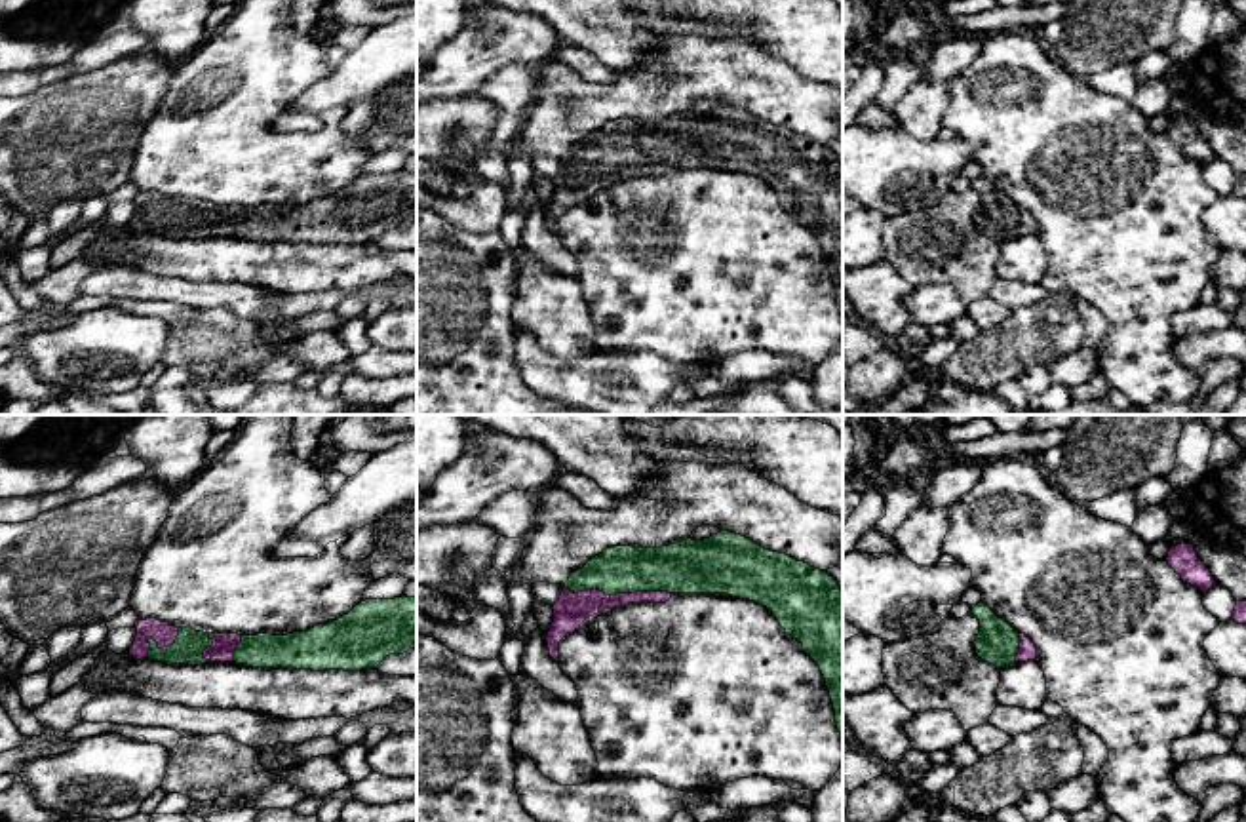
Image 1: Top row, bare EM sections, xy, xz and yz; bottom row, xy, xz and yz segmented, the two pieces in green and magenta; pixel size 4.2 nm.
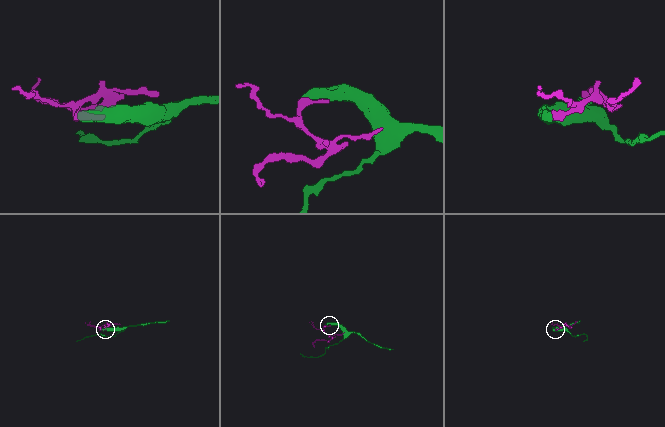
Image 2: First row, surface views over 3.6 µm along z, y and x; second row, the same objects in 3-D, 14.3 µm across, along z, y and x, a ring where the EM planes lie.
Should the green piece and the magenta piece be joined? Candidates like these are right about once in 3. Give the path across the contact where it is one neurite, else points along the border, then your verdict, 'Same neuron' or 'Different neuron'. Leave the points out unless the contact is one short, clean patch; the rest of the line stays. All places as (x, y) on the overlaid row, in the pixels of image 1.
Path across: xz (621, 569), (619, 592), (586, 594), (571, 609). Same neuron

